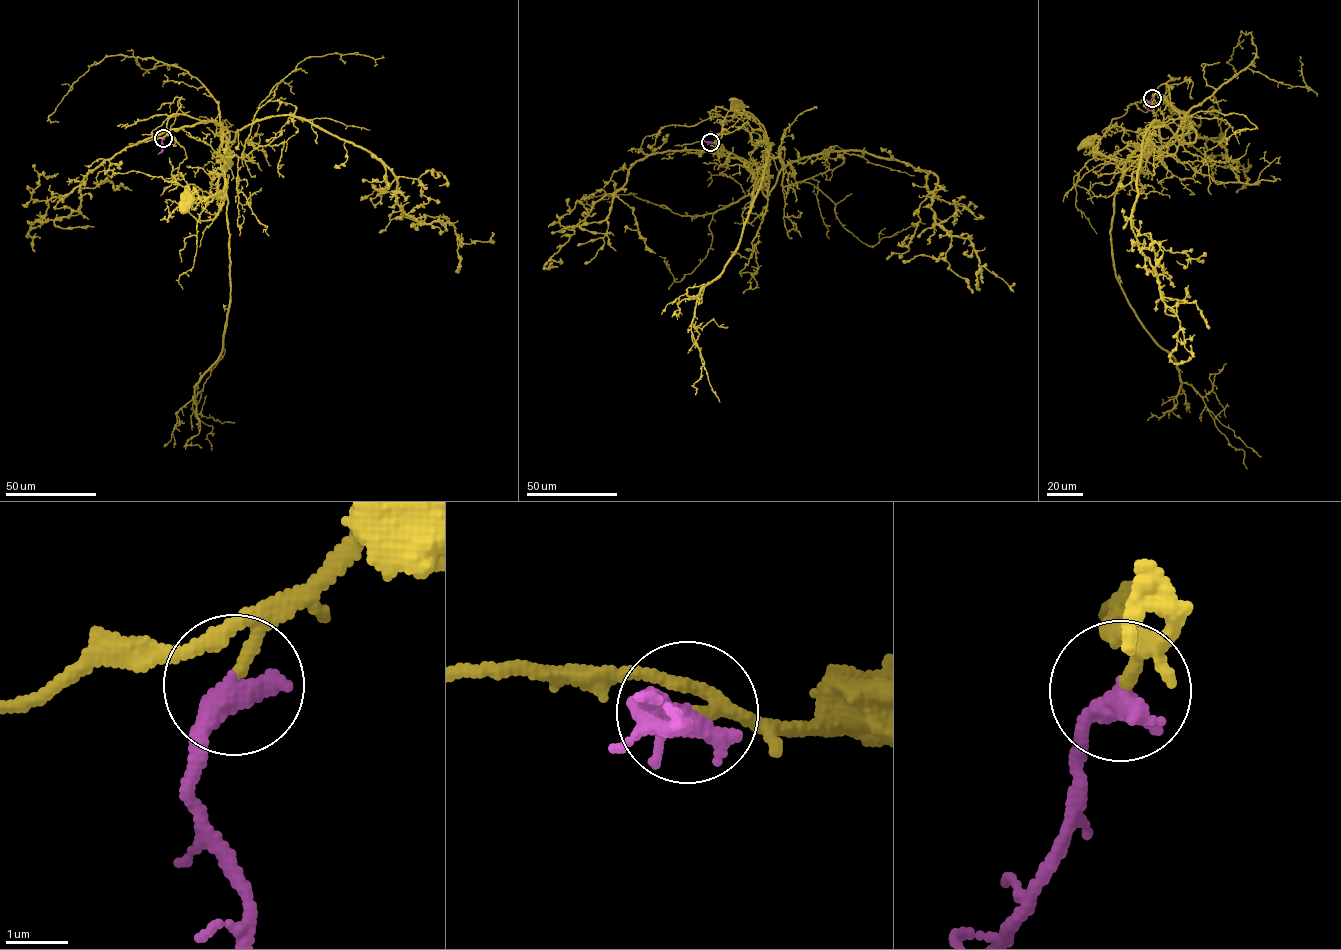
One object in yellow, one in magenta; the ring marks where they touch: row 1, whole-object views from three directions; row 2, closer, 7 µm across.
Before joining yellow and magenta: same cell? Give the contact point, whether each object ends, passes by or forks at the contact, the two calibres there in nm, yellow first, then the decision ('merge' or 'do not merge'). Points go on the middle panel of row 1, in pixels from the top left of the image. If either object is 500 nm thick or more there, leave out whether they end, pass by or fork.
at (710, 142); 130 nm thick on the yellow side, 500 nm on the other; merge

